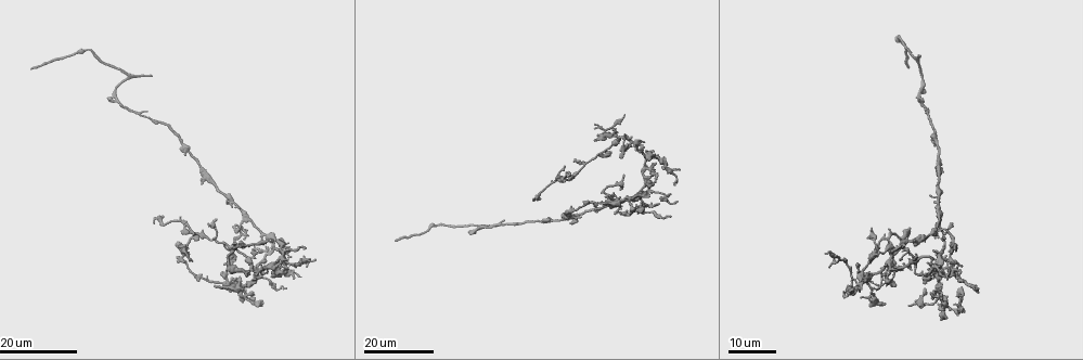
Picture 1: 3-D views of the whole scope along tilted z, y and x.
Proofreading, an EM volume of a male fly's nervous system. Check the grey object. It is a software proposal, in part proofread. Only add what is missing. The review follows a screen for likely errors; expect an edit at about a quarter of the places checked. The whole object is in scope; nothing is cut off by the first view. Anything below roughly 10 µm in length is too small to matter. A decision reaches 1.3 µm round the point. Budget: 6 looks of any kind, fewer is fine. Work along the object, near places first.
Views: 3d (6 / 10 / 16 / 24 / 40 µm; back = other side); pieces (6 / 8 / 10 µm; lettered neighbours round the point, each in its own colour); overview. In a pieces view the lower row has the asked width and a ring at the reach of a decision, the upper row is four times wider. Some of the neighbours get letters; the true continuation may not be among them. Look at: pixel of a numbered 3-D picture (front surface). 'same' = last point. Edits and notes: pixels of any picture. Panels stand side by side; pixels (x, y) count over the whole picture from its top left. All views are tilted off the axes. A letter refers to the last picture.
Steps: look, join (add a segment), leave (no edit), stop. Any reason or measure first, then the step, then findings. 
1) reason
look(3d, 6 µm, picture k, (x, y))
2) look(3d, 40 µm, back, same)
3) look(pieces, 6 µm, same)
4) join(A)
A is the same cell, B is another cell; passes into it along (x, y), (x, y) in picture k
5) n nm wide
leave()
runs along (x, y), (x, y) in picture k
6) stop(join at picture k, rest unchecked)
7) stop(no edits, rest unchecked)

thin end
look(3d, 16 µm, picture 1, (959, 273))

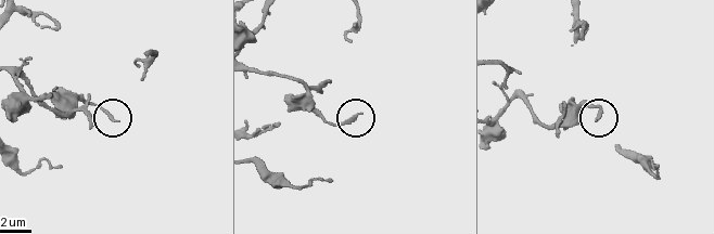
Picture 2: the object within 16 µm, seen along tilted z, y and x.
look(pieces, 10 µm, picture 2, (113, 120))

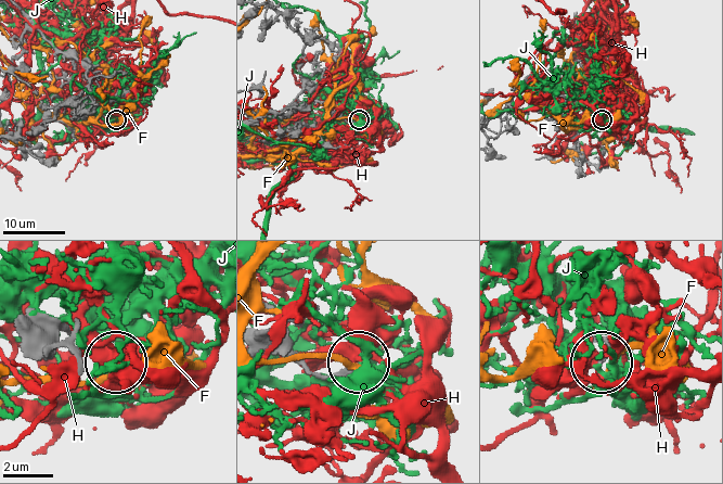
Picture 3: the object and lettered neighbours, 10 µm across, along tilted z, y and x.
180 nm wide
leave()
F, H and J are other cells; no lettered segment goes on from it

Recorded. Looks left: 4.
thick end
look(3d, 24 µm, picture 1, (254, 254))

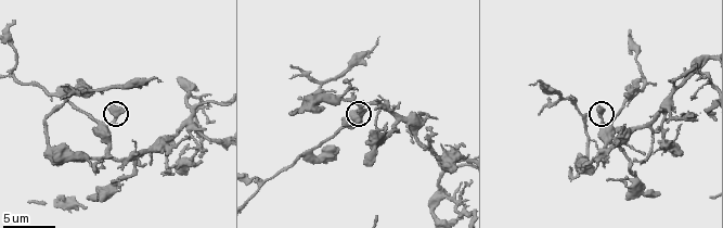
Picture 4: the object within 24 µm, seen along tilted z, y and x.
look(pieces, 6 µm, picture 4, (601, 109))

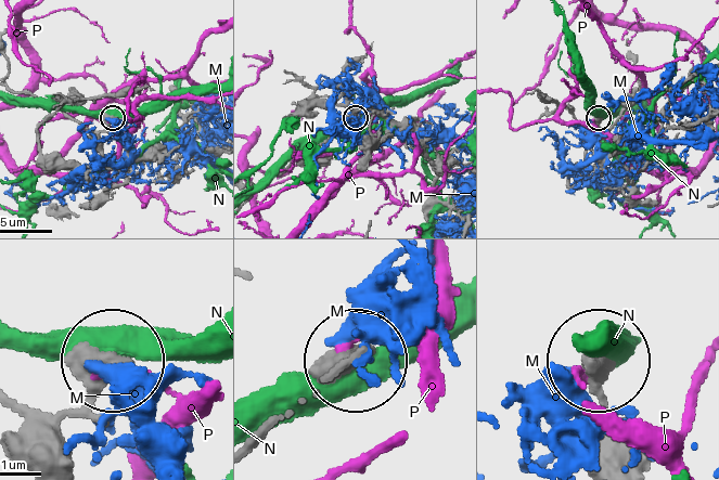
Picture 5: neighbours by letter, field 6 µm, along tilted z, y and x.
leave()
M, N and P are other cells; runs along (63, 459), (64, 419), (104, 360) in picture 5; none of them fits

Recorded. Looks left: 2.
an open end
look(3d, 24 µm, picture 1, (149, 75))

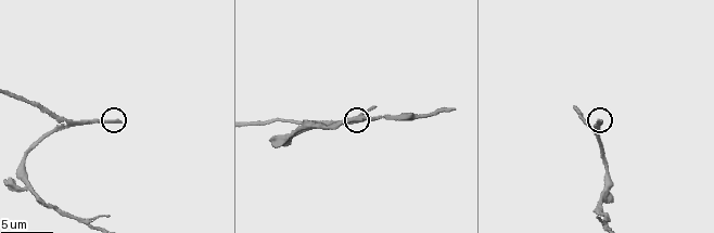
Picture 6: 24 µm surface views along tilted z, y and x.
look(pieces, 6 µm, picture 6, (120, 119))

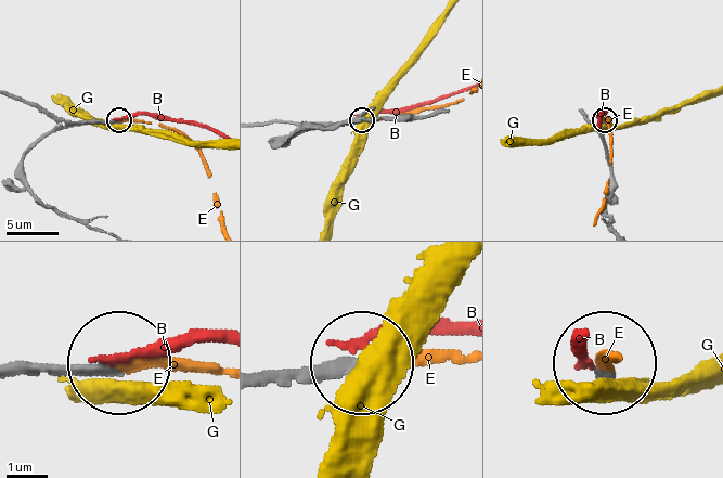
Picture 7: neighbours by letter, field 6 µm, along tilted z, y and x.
220 nm wide
join(E)
E is the same cell, B and G are other cells; passes into it along (22, 375), (54, 364), (218, 369) in picture 7; it goes on there

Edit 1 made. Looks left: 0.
stop(join at picture 7, rest unchecked)

